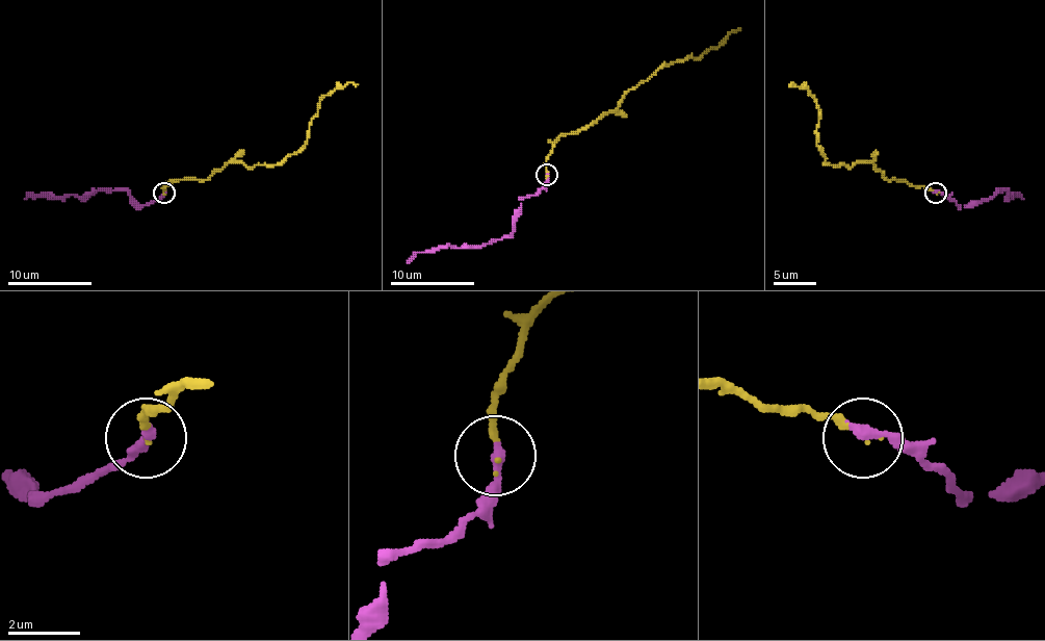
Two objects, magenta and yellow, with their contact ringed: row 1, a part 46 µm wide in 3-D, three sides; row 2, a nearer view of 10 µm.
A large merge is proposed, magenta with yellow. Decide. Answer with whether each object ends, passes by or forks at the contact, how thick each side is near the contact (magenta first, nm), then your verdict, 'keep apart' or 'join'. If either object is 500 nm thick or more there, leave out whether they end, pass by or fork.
magenta ends; yellow ends; calibres 300 and 130 nm; join

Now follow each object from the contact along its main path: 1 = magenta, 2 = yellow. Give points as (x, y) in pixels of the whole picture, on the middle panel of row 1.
1: (546, 174), (546, 182), (533, 195), (521, 199), (521, 213), (508, 235), (480, 246), (432, 248), (407, 262)
2: (546, 176), (546, 157), (560, 135), (589, 127), (662, 68), (687, 55), (702, 55), (740, 28)

